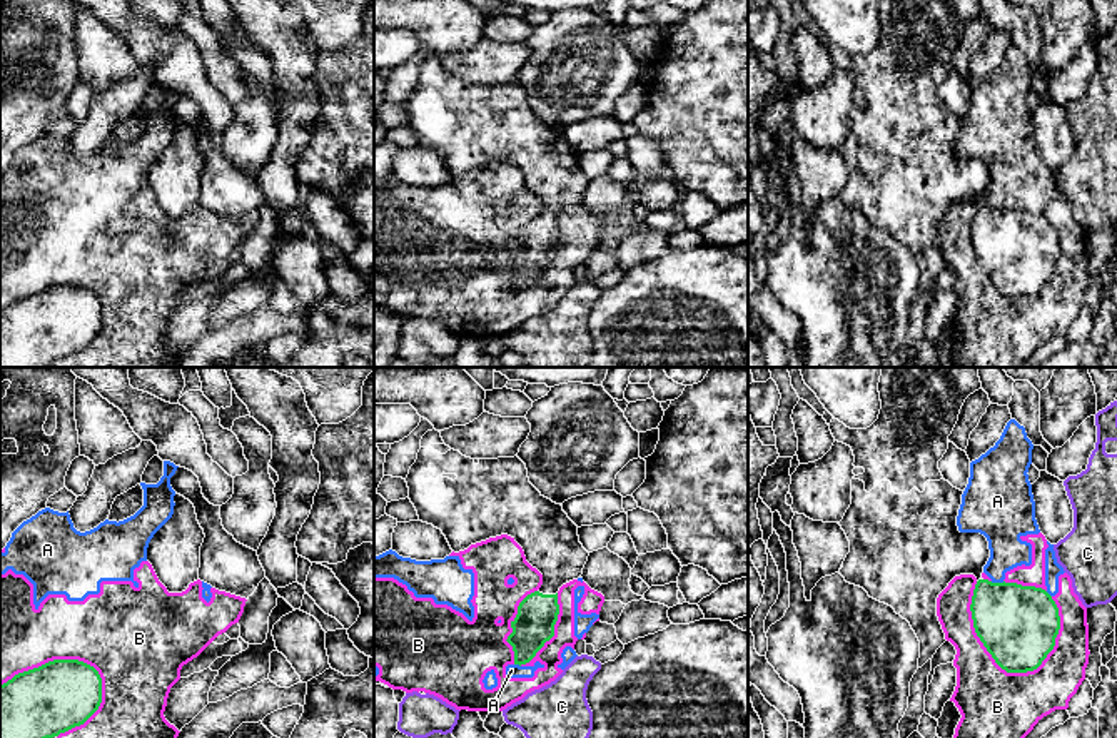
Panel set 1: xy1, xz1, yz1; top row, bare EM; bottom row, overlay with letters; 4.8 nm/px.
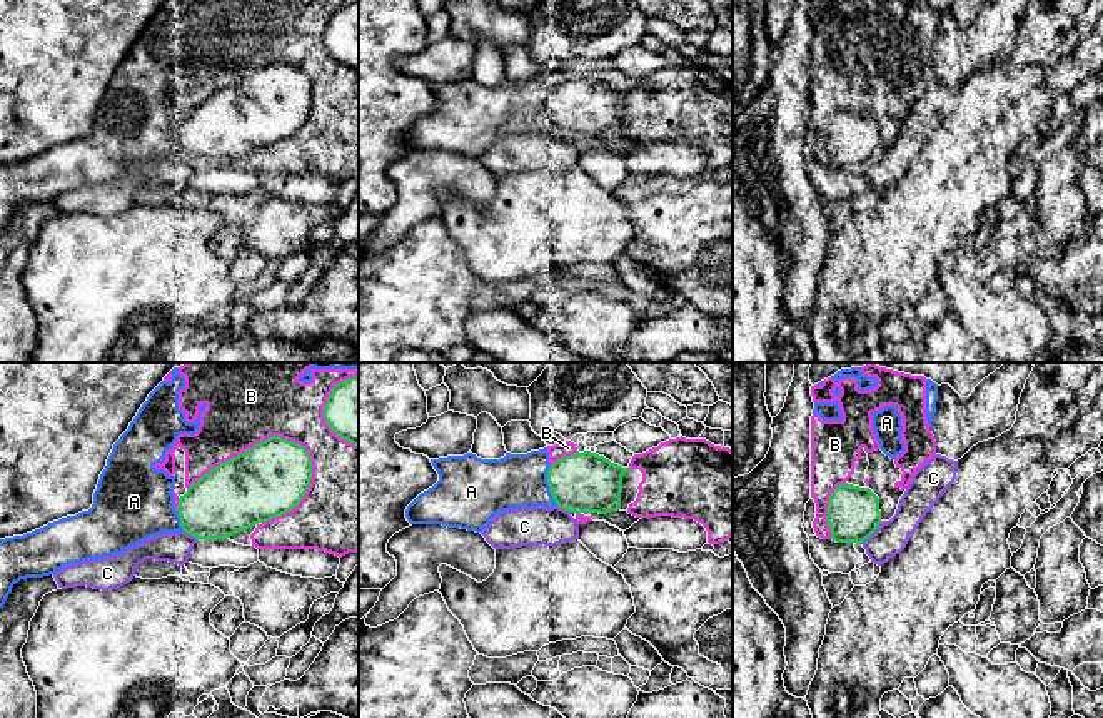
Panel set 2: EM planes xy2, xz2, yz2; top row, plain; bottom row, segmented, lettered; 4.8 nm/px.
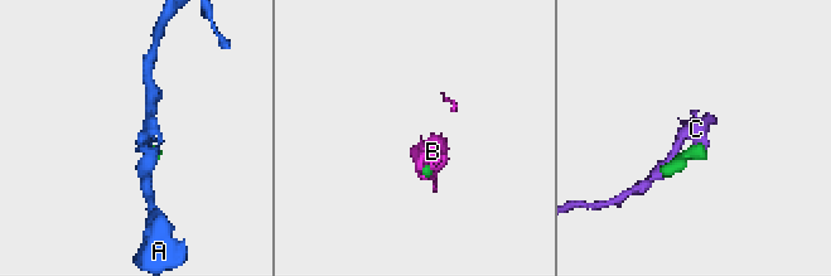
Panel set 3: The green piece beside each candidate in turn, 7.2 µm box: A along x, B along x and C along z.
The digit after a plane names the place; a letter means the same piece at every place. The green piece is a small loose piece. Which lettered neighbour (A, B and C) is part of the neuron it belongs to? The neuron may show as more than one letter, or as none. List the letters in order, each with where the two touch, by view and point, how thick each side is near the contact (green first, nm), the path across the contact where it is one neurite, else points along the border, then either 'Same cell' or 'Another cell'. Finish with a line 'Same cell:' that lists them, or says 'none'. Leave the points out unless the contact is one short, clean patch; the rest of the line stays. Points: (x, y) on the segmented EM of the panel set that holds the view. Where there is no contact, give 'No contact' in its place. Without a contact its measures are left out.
A: Touches green at xz2 (549, 485). Thickness 280 nm (green) against 260 nm. Another cell
B: Touches green at xy2 (252, 446). Thickness 360 nm (green) against 440 nm. Another cell
C: Touches green at yz2 (870, 535). Thickness 260 nm (green) against 160 nm. Another cell
Same cell: none

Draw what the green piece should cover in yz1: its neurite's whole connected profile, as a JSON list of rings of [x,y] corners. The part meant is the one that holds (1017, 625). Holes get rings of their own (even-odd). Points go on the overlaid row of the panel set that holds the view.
[[[882,367],[878,392],[882,409],[878,419],[867,429],[850,429],[831,419],[835,441],[852,447],[855,469],[852,479],[852,504],[840,521],[850,541],[850,553],[840,574],[847,583],[863,588],[870,598],[885,603],[907,619],[920,641],[918,668],[933,658],[947,641],[937,616],[937,598],[960,574],[973,574],[977,584],[972,596],[973,628],[995,663],[1007,673],[1037,670],[1055,646],[1060,629],[1059,608],[1052,596],[1035,586],[1017,583],[992,583],[982,578],[990,558],[988,541],[980,533],[960,533],[957,516],[963,491],[943,479],[938,461],[948,449],[952,434],[965,399],[982,389],[978,367]]]

